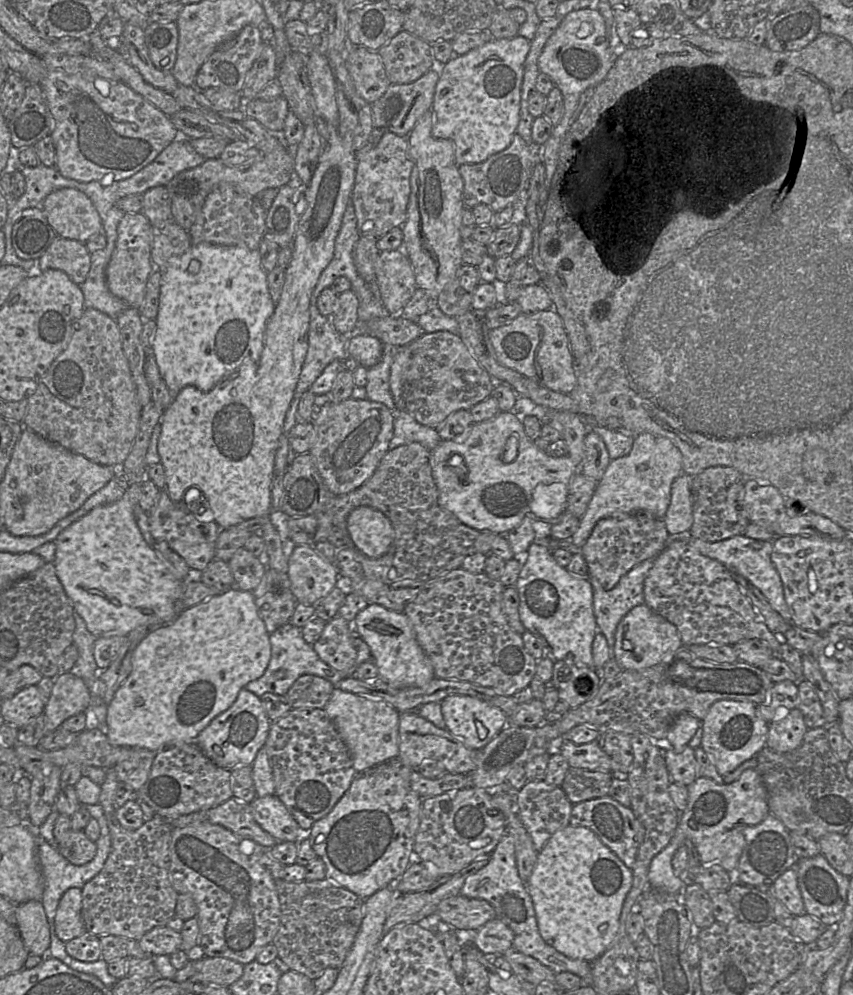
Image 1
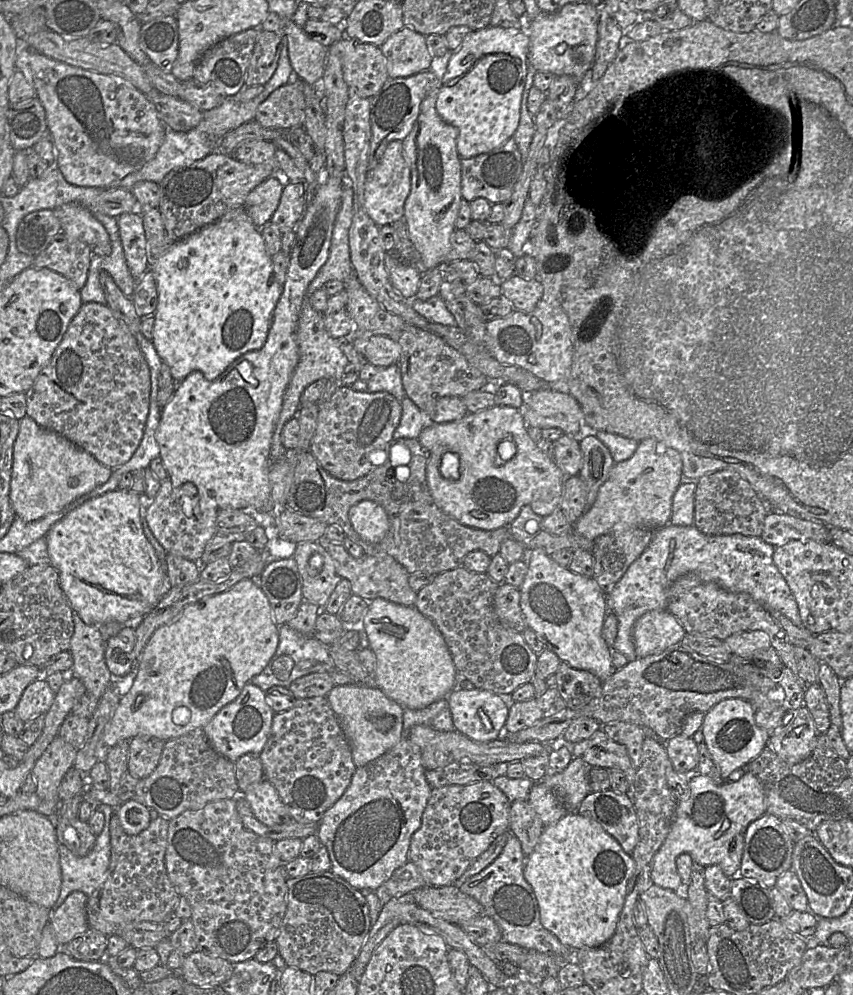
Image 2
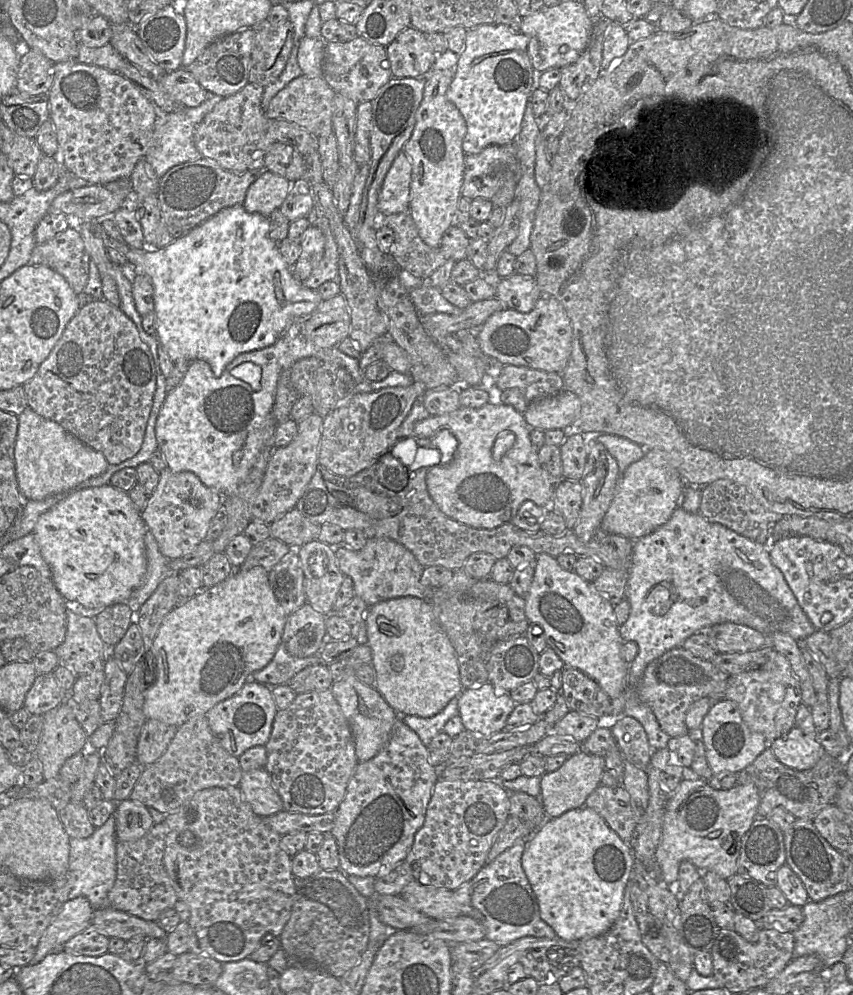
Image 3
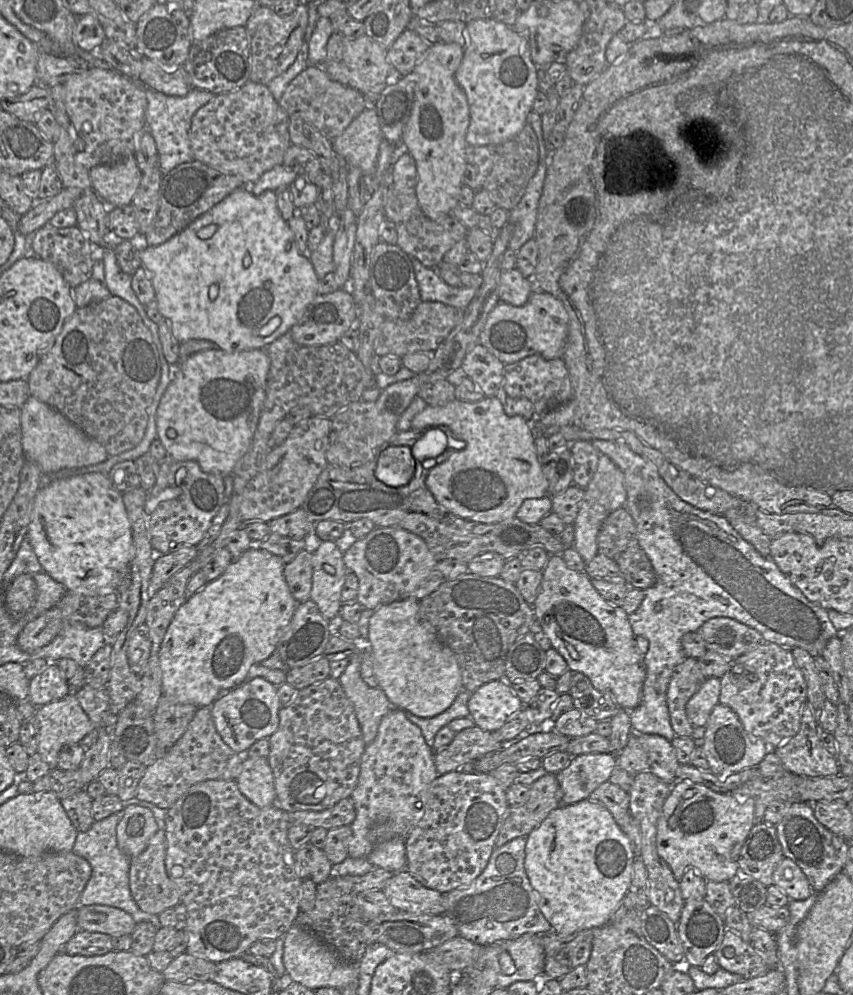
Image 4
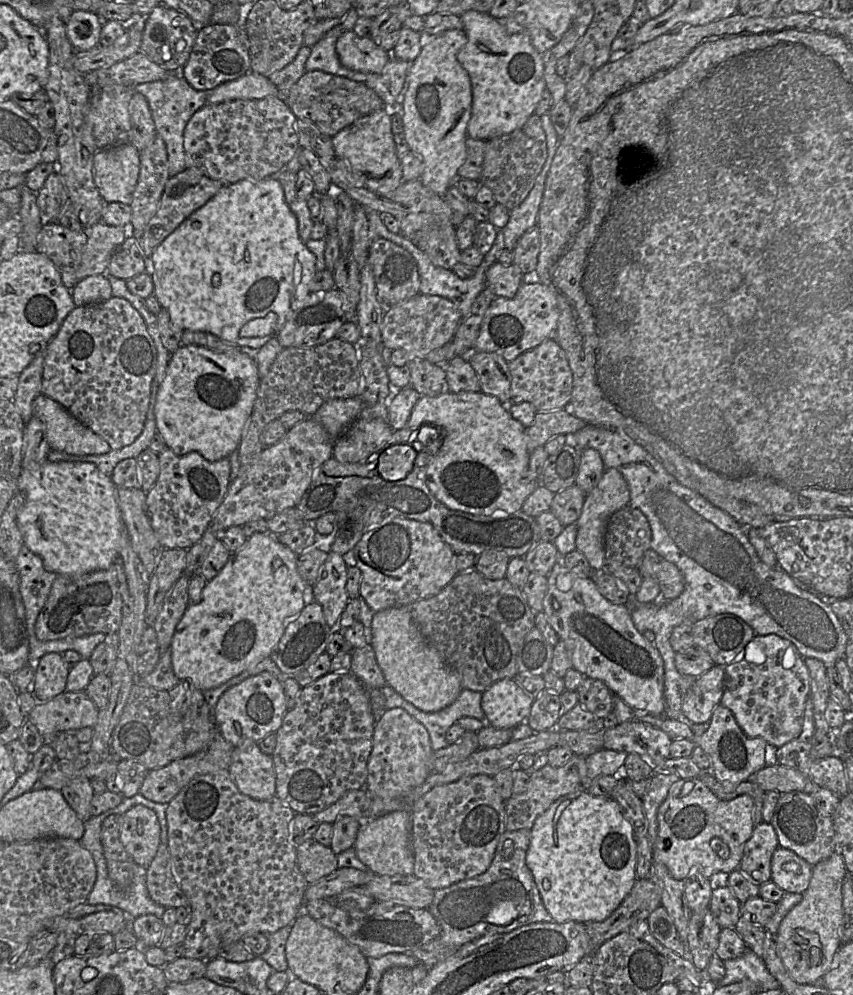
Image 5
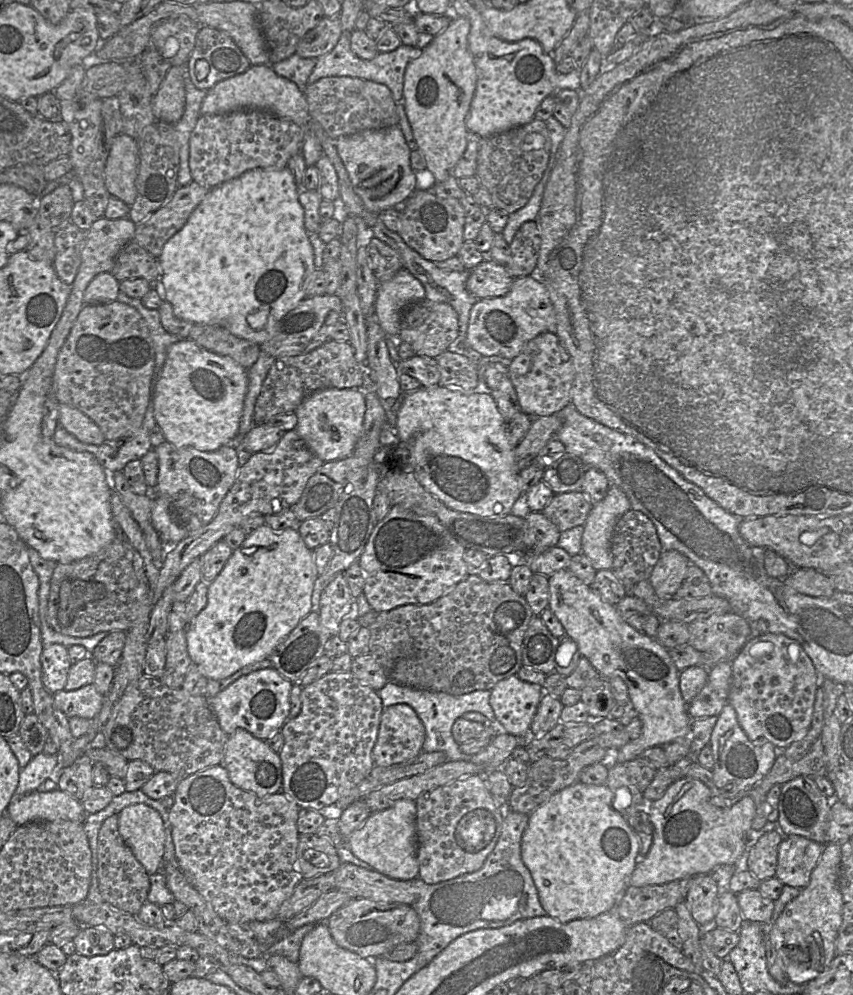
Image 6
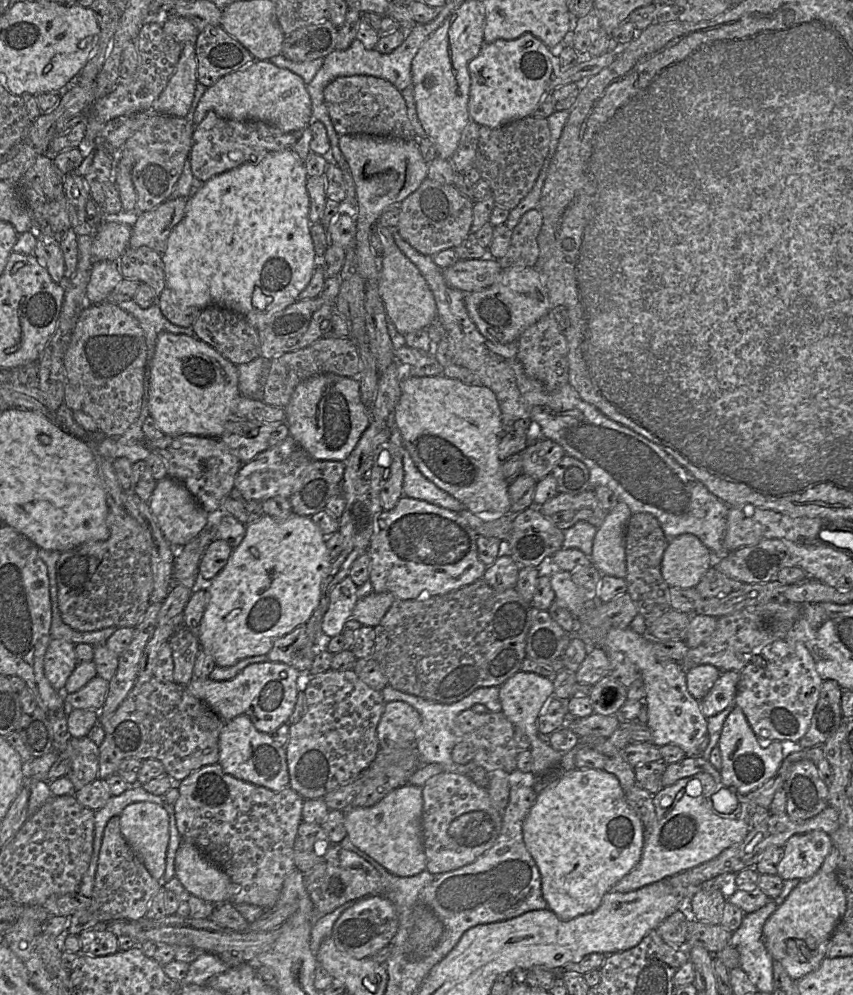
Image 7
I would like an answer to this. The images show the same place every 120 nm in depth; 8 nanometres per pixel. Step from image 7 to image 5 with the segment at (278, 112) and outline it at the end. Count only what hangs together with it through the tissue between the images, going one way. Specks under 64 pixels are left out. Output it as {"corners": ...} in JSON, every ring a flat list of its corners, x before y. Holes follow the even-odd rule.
{"corners":[[249,71,242,77,224,82,208,91,207,104,219,104,237,99,262,99,282,96,269,78]]}

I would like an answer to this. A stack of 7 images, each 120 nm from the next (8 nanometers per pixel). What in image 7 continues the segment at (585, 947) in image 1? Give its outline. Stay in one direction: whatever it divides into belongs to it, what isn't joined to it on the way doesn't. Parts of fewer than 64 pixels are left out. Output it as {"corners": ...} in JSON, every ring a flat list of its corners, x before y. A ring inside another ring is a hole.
{"corners":[[574,768,538,792,523,822,523,840,541,877,544,900,559,919,569,921,595,911,612,887,640,860,644,828,615,775,605,770]]}

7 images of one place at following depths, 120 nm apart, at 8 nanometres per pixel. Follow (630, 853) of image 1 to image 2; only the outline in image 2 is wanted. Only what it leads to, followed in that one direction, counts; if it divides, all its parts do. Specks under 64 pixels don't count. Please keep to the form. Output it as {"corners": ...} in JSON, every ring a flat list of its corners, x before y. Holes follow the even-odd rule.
{"corners":[[610,790,590,792,581,802,577,813,599,823,614,837,622,849,631,854,638,841,638,818,627,794]]}

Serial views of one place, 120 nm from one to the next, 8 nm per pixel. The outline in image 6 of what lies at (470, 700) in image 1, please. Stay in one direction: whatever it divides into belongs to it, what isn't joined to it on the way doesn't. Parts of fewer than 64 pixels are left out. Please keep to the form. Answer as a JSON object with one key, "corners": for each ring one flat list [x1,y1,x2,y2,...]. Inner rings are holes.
{"corners":[[517,675,498,682,491,690,489,703,500,729,518,737,519,745,527,747,534,738,530,726,544,693,543,686,522,681]]}

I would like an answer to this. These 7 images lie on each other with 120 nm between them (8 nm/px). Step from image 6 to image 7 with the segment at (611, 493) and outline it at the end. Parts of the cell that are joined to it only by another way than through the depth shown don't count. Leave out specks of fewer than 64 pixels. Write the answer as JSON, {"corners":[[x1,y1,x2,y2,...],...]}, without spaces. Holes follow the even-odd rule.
{"corners":[[618,501,597,529,590,559,603,575,626,576,625,531,631,515,628,505]]}

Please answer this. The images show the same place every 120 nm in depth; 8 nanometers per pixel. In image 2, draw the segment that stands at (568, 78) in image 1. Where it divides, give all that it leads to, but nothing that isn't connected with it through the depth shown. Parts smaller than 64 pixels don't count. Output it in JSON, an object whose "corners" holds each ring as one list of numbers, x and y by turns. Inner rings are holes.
{"corners":[[584,2,566,4,553,13,541,12,527,31,530,39,528,64,537,72,569,75,580,82,594,63,600,8]]}

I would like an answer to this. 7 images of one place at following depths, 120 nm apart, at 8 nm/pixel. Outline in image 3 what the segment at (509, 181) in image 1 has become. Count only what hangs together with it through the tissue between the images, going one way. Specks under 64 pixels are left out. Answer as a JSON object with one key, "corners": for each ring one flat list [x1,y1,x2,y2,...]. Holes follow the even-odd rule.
{"corners":[[514,143,491,145,480,153,465,156,461,196,469,199,491,199,501,188,506,173,520,174,520,163]]}

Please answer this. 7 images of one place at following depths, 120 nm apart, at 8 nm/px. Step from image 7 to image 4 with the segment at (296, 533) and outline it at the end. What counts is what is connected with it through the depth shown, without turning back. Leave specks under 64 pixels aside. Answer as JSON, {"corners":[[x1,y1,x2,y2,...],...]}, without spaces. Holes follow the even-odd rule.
{"corners":[[251,547,233,560,224,573,188,598,175,613,159,652,163,672,162,694,175,702,208,706,247,680,250,667,269,658,283,637,299,604,285,581,285,563,279,556]]}

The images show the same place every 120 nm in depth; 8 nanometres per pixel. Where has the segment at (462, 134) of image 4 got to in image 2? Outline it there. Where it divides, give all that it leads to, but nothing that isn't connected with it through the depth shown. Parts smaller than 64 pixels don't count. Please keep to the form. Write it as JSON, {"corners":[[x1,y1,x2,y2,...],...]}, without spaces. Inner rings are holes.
{"corners":[[433,89,420,104,420,113,403,141,405,158,411,171,411,190,404,205,404,219,409,237,418,250,422,267,443,267,451,250,451,236,462,199,461,157,457,151,459,130,446,123,437,113,439,89]]}

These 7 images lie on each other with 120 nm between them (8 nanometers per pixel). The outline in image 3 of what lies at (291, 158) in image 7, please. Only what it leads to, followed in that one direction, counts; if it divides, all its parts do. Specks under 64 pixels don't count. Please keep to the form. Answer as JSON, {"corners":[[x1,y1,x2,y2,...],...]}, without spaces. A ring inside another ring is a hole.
{"corners":[[243,205,227,207,208,218,184,236,176,239,163,248,157,248,144,241,142,249,134,249,129,245,121,244,119,241,111,238,107,233,102,233,105,248,113,248,121,252,127,261,134,264,140,271,145,273,151,280,154,287,154,312,156,315,156,337,161,346,168,353,171,361,193,361,196,359,205,360,209,363,215,377,220,377,227,365,231,363,238,355,260,350,273,345,279,337,281,337,290,327,294,320,304,319,312,314,319,304,322,302,321,295,318,290,310,289,302,282,297,280,292,272,292,268,286,263,279,252,279,243,269,236,269,219,258,213,247,212],[279,274,281,290,284,296,283,300,279,300,275,294,274,277]]}

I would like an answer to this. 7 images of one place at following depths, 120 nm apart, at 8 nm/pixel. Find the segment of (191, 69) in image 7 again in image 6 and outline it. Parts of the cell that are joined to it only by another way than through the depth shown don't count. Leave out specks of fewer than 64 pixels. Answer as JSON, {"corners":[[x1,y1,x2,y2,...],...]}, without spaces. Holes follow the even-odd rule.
{"corners":[[188,65,169,69,158,92,152,98,152,111,158,121,175,124,185,109,185,75]]}

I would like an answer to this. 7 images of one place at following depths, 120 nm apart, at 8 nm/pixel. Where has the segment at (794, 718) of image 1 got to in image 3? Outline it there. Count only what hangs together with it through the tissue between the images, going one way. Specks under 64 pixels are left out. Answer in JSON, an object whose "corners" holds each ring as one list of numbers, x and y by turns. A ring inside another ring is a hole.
{"corners":[[801,703,791,730,770,742,775,757,785,766,795,770,808,770,815,766,826,752,818,740,811,709]]}

